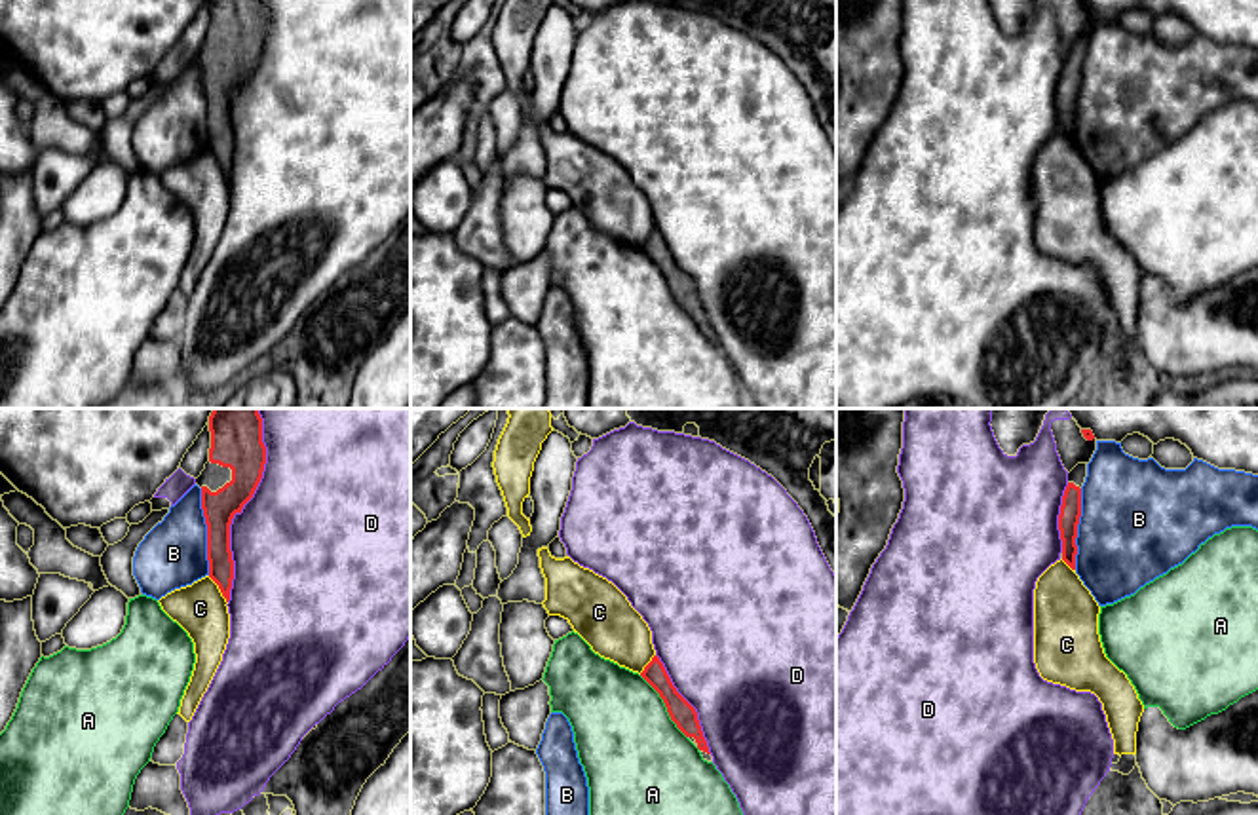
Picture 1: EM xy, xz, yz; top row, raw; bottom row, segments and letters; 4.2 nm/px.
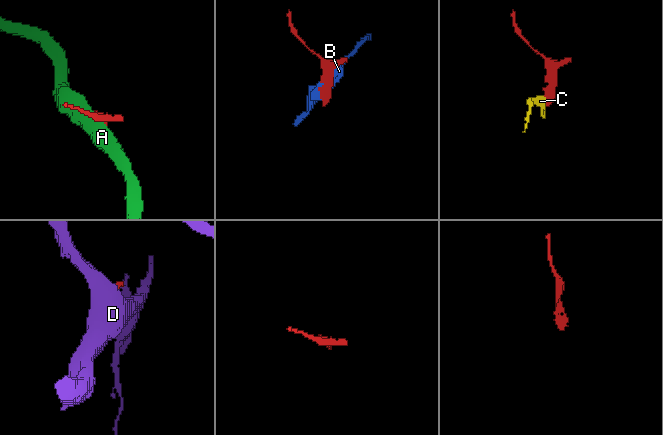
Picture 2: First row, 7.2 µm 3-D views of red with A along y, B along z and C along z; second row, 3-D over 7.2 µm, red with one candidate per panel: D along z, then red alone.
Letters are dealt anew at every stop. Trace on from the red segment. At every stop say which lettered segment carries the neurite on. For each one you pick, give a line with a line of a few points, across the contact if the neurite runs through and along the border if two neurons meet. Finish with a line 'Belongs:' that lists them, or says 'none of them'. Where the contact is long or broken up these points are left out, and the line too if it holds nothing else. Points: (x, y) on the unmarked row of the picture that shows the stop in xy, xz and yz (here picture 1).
Belongs: none of them

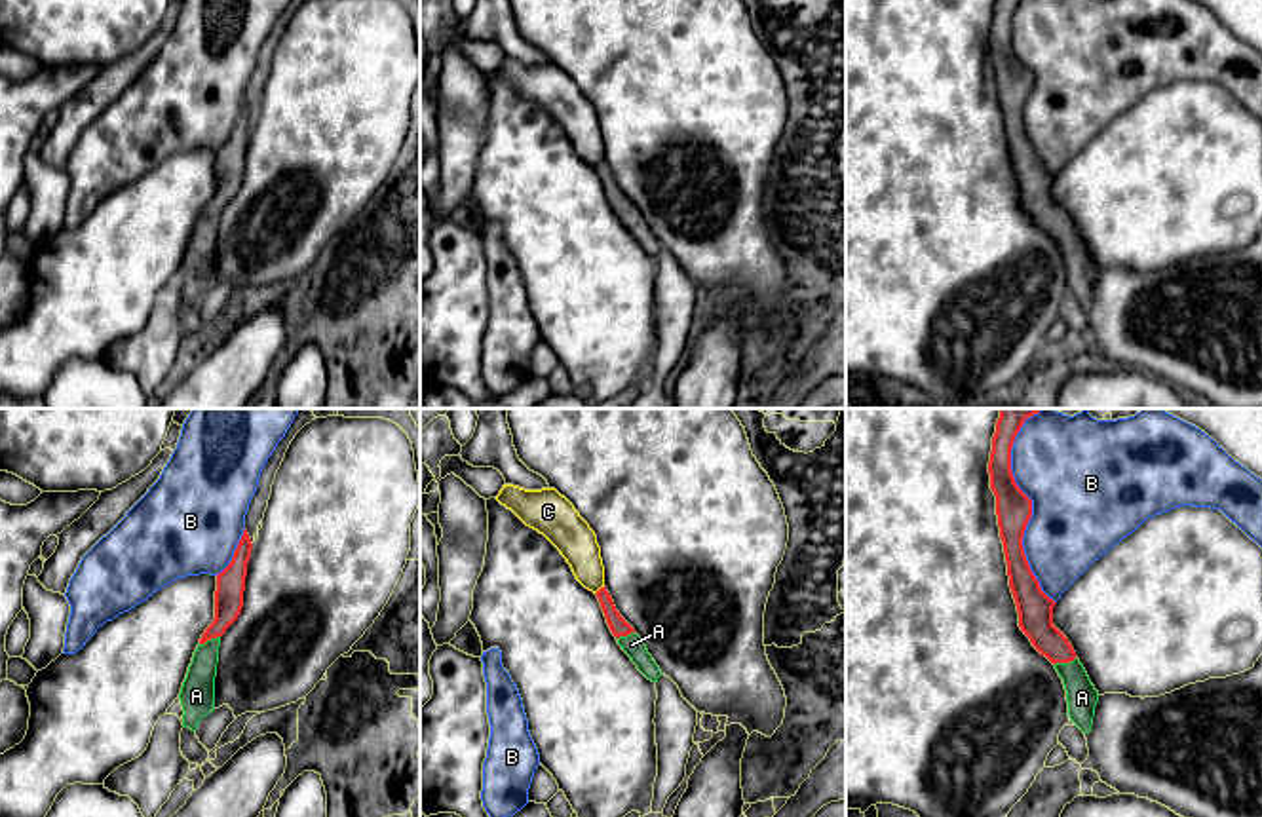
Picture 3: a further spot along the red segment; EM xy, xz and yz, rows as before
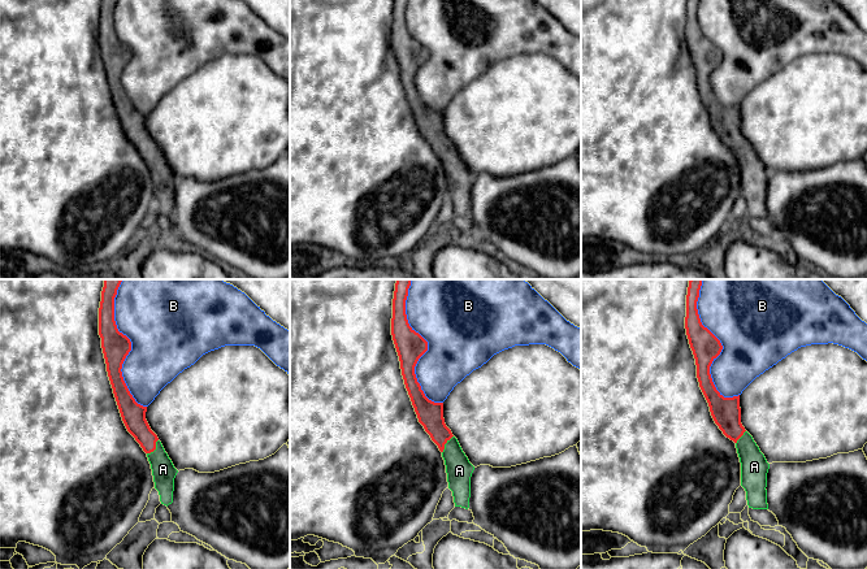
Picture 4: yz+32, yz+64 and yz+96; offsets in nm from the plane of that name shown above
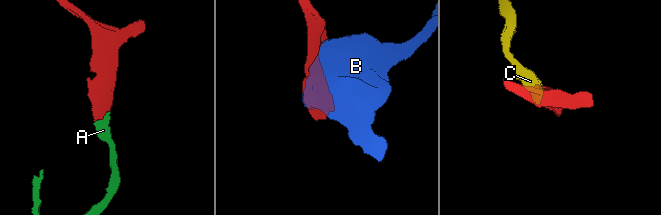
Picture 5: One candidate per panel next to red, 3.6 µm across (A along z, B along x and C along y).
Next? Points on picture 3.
A: Line: yz (1036, 185), (1040, 206), (1065, 236), (1082, 272)
Belongs: A

